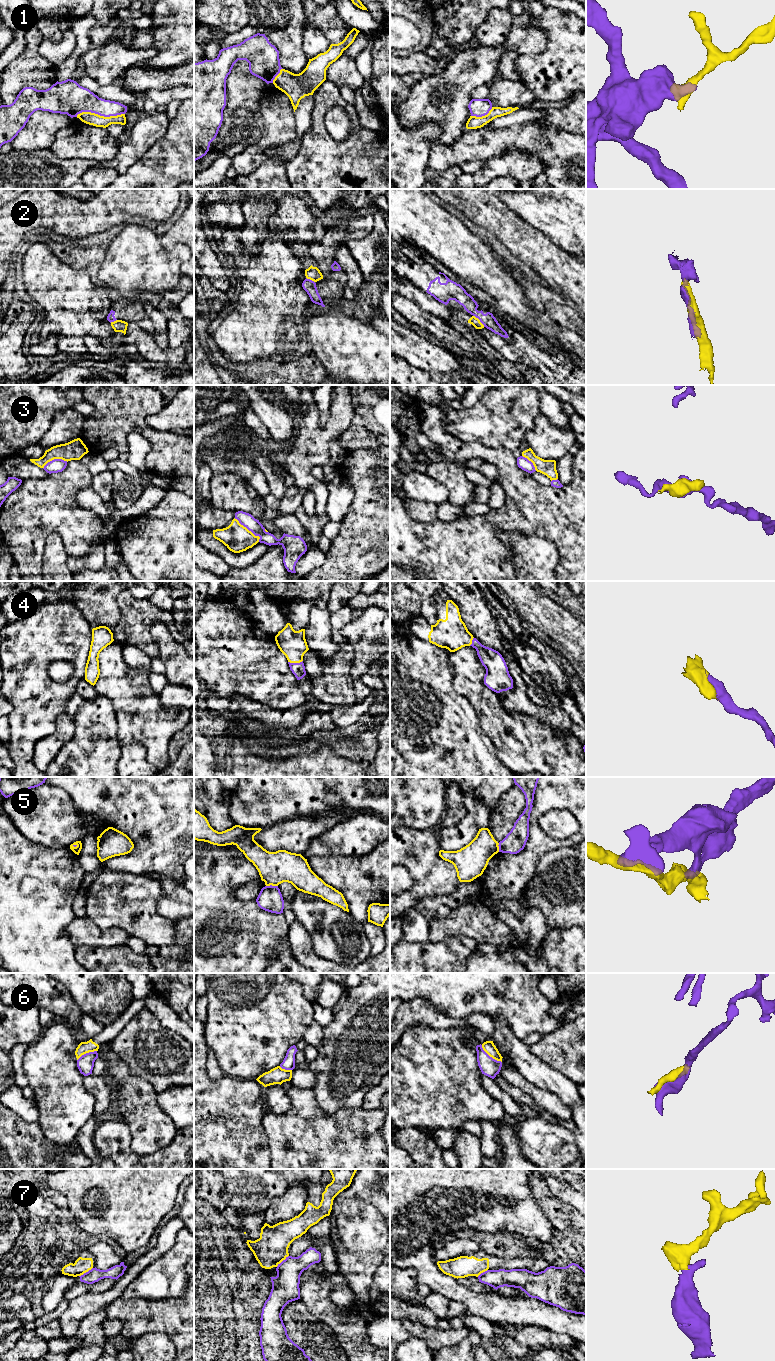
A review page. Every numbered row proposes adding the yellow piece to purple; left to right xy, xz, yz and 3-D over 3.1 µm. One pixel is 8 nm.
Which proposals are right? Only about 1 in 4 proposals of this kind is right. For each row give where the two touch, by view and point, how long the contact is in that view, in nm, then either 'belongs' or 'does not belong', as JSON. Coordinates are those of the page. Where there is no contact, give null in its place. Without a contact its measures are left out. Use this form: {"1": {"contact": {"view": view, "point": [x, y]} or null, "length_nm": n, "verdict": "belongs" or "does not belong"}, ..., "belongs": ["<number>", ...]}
{"1": {"contact": {"view": "xy", "point": [100, 115]}, "length_nm": 400, "verdict": "does not belong"}, "2": {"contact": {"view": "yz", "point": [479, 319]}, "length_nm": 130, "verdict": "does not belong"}, "3": {"contact": {"view": "xz", "point": [249, 530]}, "length_nm": 280, "verdict": "does not belong"}, "4": {"contact": {"view": "xz", "point": [295, 663]}, "length_nm": 120, "verdict": "belongs"}, "5": {"contact": {"view": "xz", "point": [271, 885]}, "length_nm": 100, "verdict": "does not belong"}, "6": {"contact": {"view": "yz", "point": [489, 1056]}, "length_nm": 220, "verdict": "does not belong"}, "7": {"contact": {"view": "xz", "point": [283, 1260]}, "length_nm": 140, "verdict": "does not belong"}, "belongs": ["4"]}

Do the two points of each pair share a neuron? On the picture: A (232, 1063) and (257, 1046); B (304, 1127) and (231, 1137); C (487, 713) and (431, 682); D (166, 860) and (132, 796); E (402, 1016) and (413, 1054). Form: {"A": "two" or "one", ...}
{"A": "one", "B": "two", "C": "two", "D": "one", "E": "two"}

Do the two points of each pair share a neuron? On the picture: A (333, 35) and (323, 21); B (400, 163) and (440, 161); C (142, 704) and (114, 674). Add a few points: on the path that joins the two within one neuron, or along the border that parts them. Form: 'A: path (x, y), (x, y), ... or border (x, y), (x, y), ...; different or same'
A: path (333, 31), (327, 23); same
B: border (432, 148), (427, 167); different
C: path (133, 701), (129, 697), (129, 691), (121, 683); same

